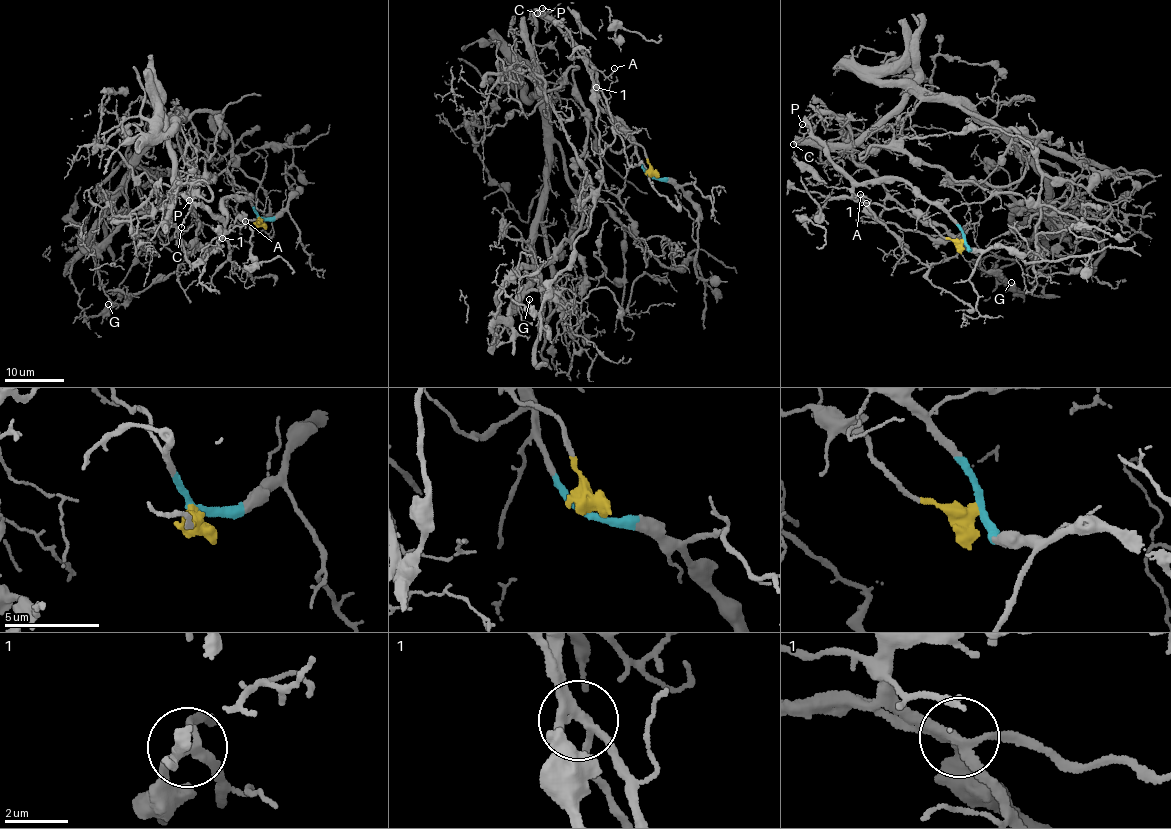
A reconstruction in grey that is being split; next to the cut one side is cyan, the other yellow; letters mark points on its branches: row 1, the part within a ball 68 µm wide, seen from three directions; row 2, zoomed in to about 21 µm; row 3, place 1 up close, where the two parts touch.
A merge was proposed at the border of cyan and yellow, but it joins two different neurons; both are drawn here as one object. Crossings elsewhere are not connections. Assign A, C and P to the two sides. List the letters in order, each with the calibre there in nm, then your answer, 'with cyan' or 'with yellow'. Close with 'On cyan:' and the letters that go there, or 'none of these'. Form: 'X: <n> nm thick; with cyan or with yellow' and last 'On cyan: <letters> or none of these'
A: 130 nm thick; with cyan
C: 130 nm thick; with cyan
P: 100 nm thick; with cyan
On cyan: A, C, P

